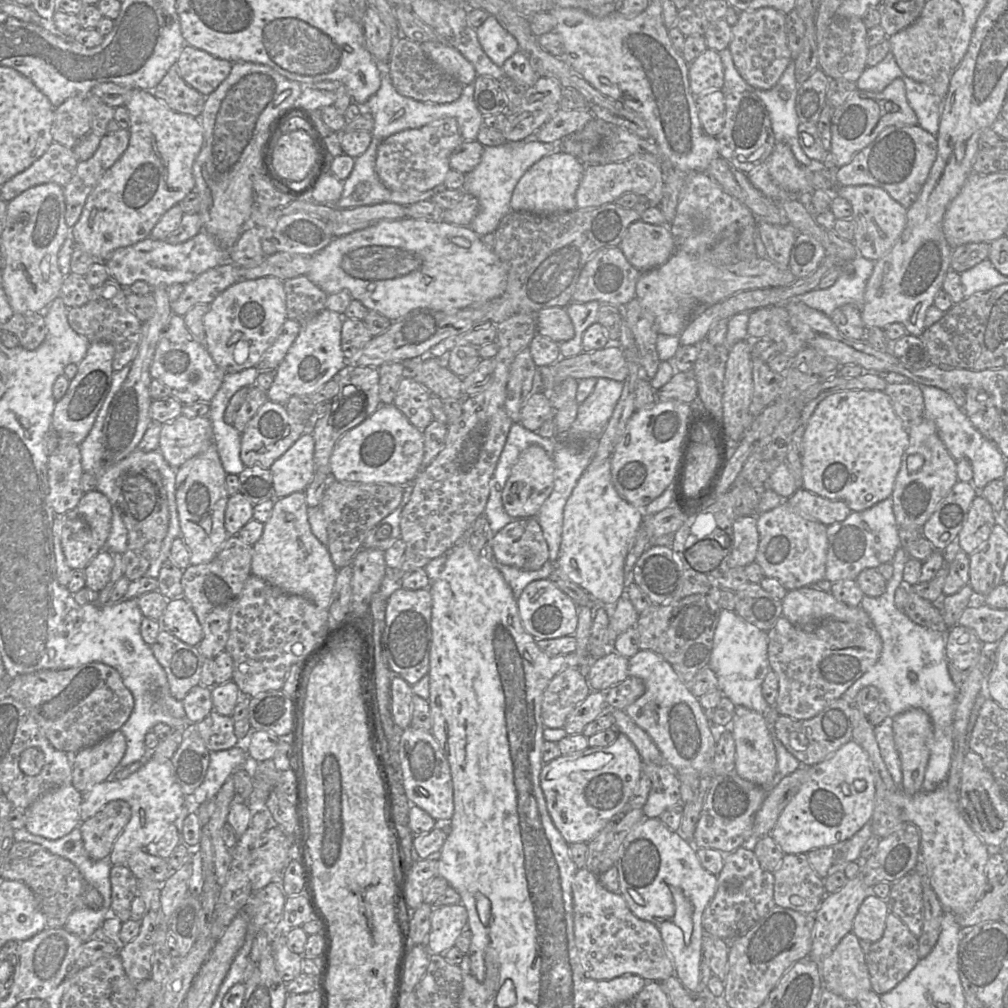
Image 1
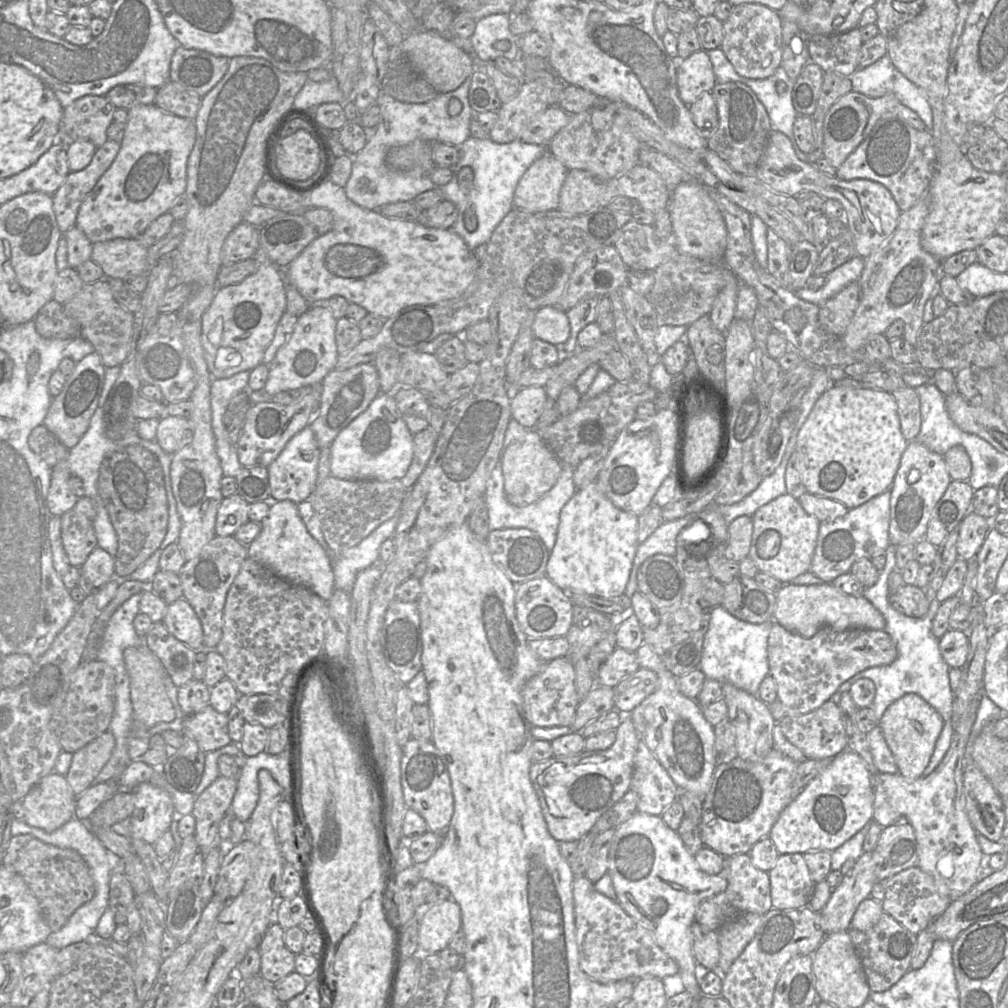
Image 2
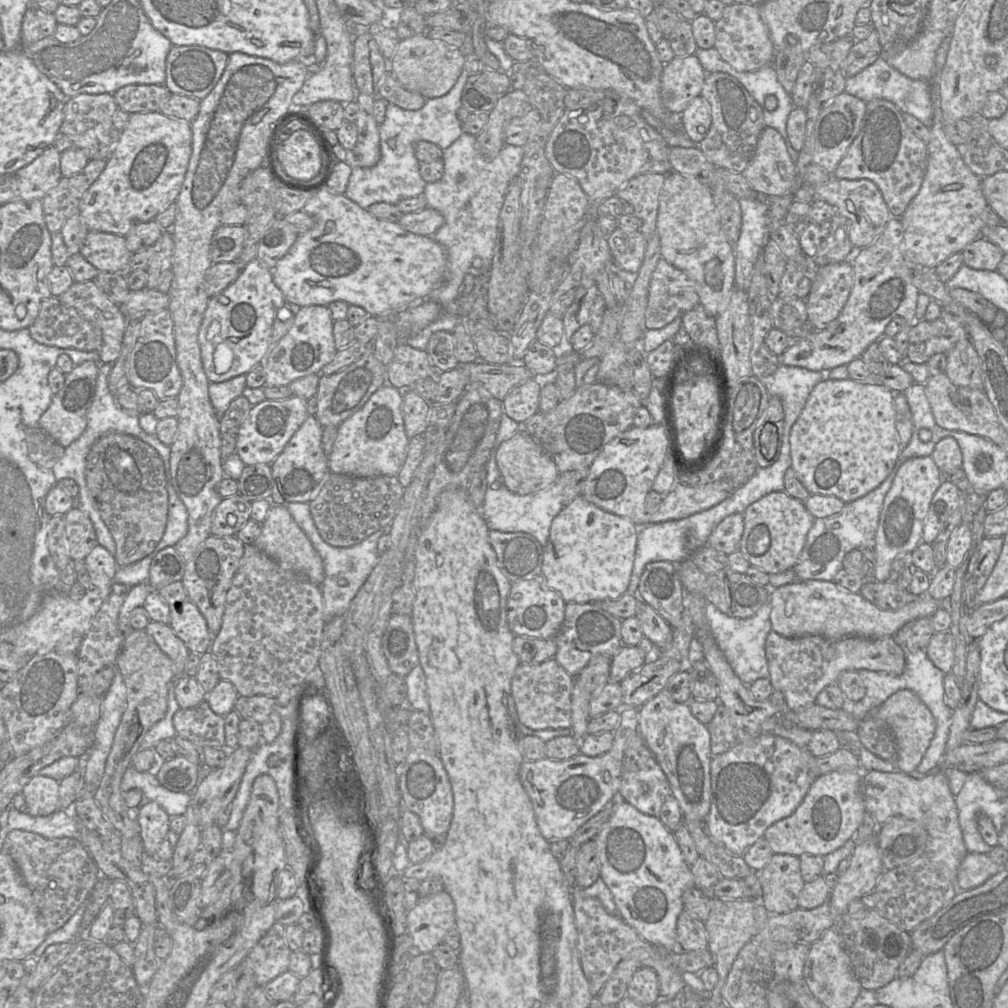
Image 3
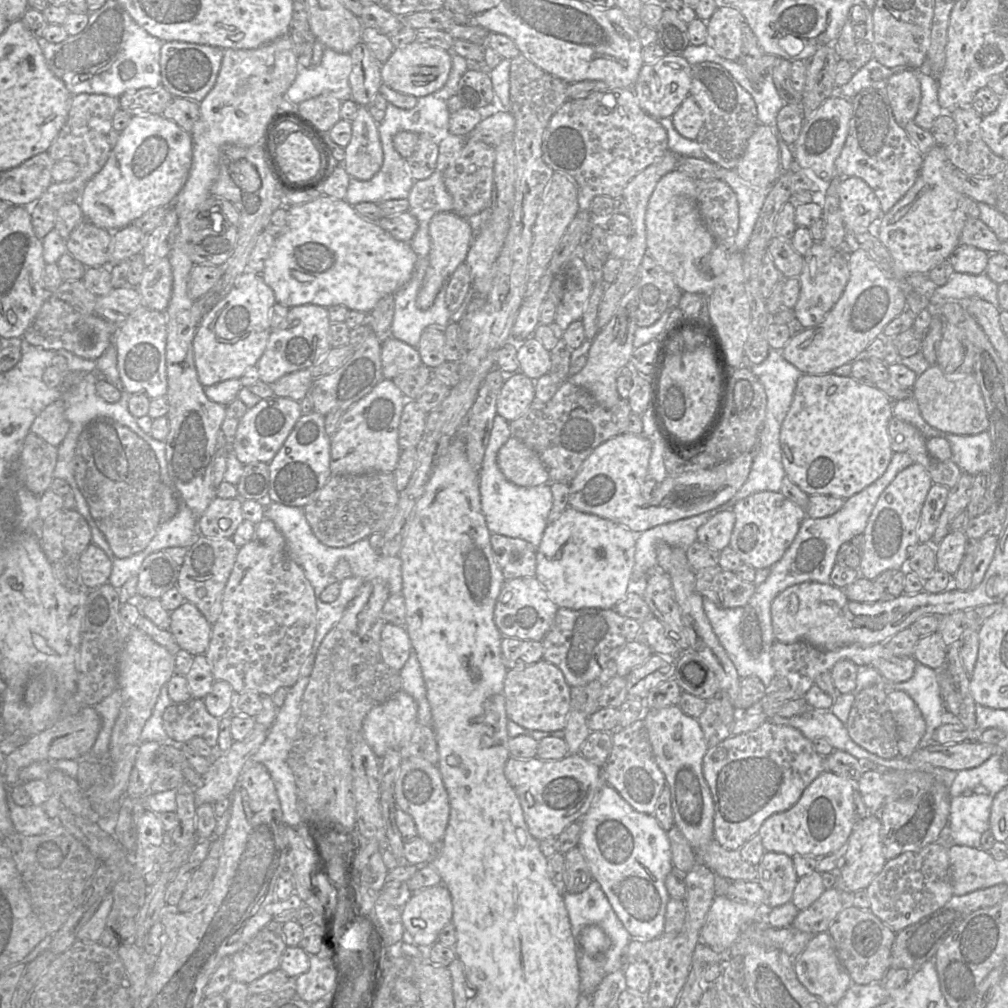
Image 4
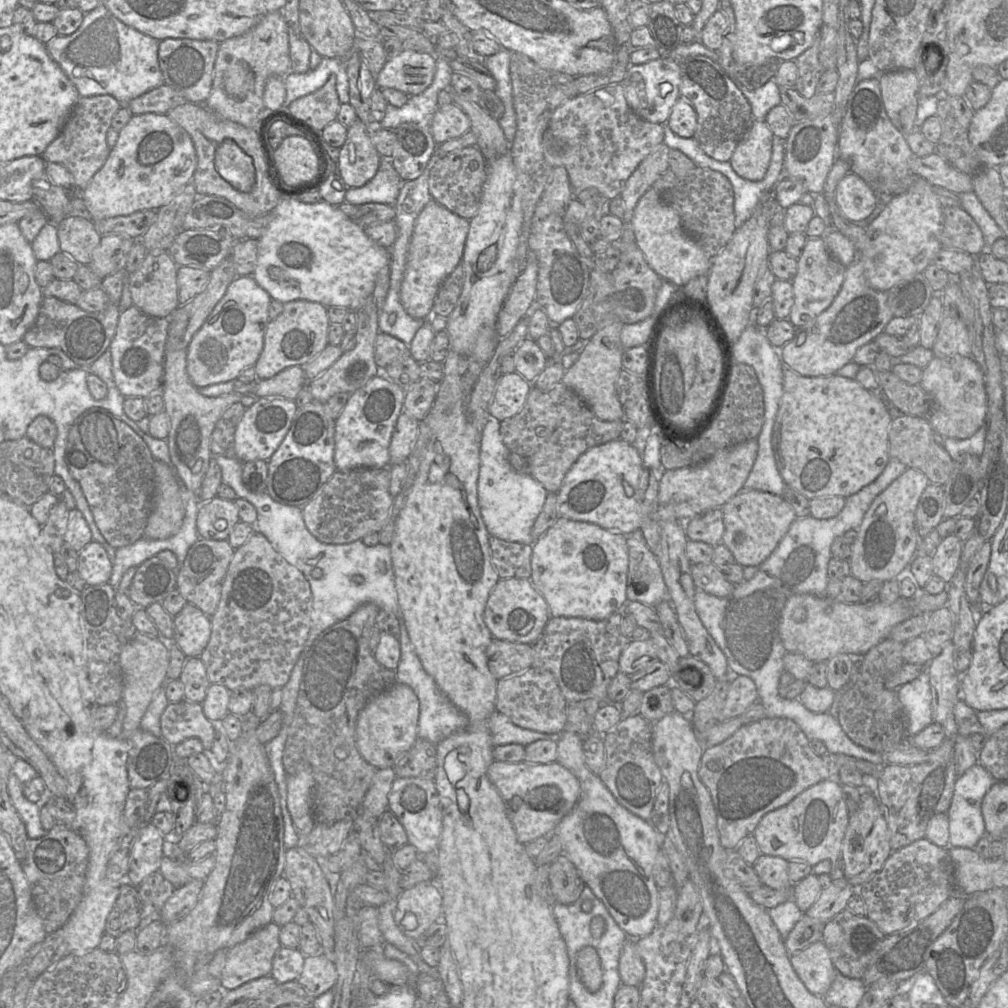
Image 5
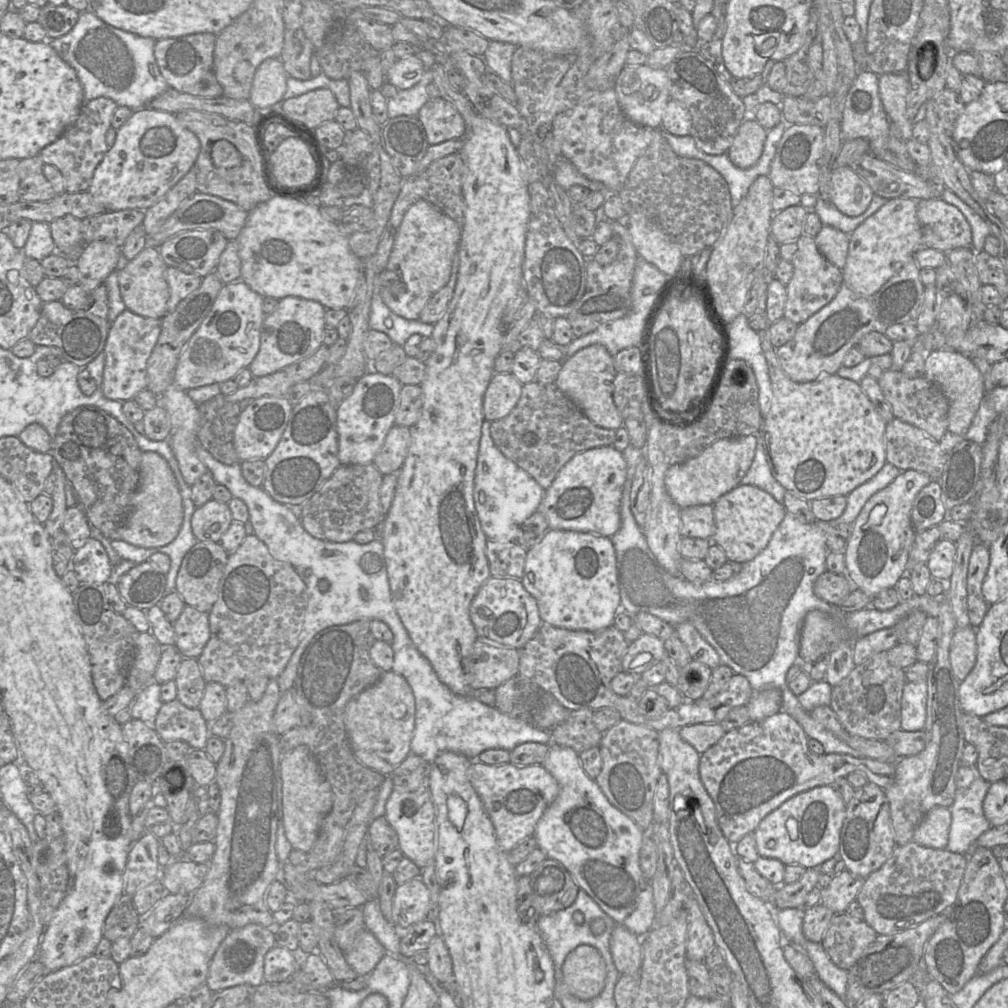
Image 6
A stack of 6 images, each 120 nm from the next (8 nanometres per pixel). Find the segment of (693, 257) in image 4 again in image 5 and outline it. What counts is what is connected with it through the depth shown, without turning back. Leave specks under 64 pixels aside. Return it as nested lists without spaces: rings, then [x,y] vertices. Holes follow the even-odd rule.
[[[650,187],[638,201],[632,226],[636,244],[646,262],[663,280],[683,287],[692,278],[709,273],[712,257],[685,231],[678,212],[664,203],[654,188]]]

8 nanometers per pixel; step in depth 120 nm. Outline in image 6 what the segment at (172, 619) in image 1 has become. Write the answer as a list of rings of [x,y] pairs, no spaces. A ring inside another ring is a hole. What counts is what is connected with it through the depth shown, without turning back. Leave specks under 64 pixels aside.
[[[185,605],[173,628],[175,647],[181,656],[197,659],[210,638],[208,613]]]

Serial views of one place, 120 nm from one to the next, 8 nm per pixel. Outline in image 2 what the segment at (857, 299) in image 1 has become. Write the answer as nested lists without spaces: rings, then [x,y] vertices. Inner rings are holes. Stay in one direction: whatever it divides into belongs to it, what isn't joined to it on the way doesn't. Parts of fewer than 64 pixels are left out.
[[[853,257],[841,266],[825,275],[825,283],[818,290],[802,287],[794,291],[795,295],[818,306],[835,296],[852,282],[858,282],[864,269],[864,259]]]

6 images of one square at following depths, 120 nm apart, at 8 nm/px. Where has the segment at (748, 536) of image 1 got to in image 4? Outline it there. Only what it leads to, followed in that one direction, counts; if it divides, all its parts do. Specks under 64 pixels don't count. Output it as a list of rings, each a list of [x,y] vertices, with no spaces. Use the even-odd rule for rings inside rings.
[[[732,509],[718,512],[698,528],[697,540],[721,551],[729,545],[734,524],[735,513]]]

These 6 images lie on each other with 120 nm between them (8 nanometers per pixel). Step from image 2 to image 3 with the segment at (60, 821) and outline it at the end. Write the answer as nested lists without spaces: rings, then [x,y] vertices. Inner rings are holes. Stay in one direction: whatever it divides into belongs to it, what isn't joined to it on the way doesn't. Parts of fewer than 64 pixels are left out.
[[[35,775],[22,789],[27,812],[31,816],[47,816],[59,810],[59,782],[51,777]]]

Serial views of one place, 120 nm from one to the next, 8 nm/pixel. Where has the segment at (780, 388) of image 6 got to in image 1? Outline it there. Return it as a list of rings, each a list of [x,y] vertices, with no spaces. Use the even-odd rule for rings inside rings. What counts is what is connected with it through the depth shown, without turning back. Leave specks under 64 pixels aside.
[[[848,390],[833,393],[824,398],[817,405],[806,425],[803,435],[802,488],[830,500],[844,501],[851,511],[859,512],[866,510],[878,502],[892,497],[896,476],[901,466],[902,456],[908,445],[908,430],[903,427],[900,418],[893,409],[889,396],[885,394],[884,391]]]

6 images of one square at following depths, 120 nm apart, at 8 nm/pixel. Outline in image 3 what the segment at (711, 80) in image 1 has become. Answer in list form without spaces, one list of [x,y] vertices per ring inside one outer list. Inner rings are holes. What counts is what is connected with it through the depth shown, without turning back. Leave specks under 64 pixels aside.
[[[694,55],[674,57],[665,63],[661,76],[660,95],[664,106],[681,114],[690,101],[701,95],[706,71]]]

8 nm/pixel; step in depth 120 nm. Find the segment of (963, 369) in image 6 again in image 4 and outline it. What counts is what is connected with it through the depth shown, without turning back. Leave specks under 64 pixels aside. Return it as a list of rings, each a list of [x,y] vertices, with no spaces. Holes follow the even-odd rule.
[[[938,364],[930,365],[912,387],[923,419],[932,427],[957,435],[988,431],[989,420],[984,398],[974,373],[949,374]]]

